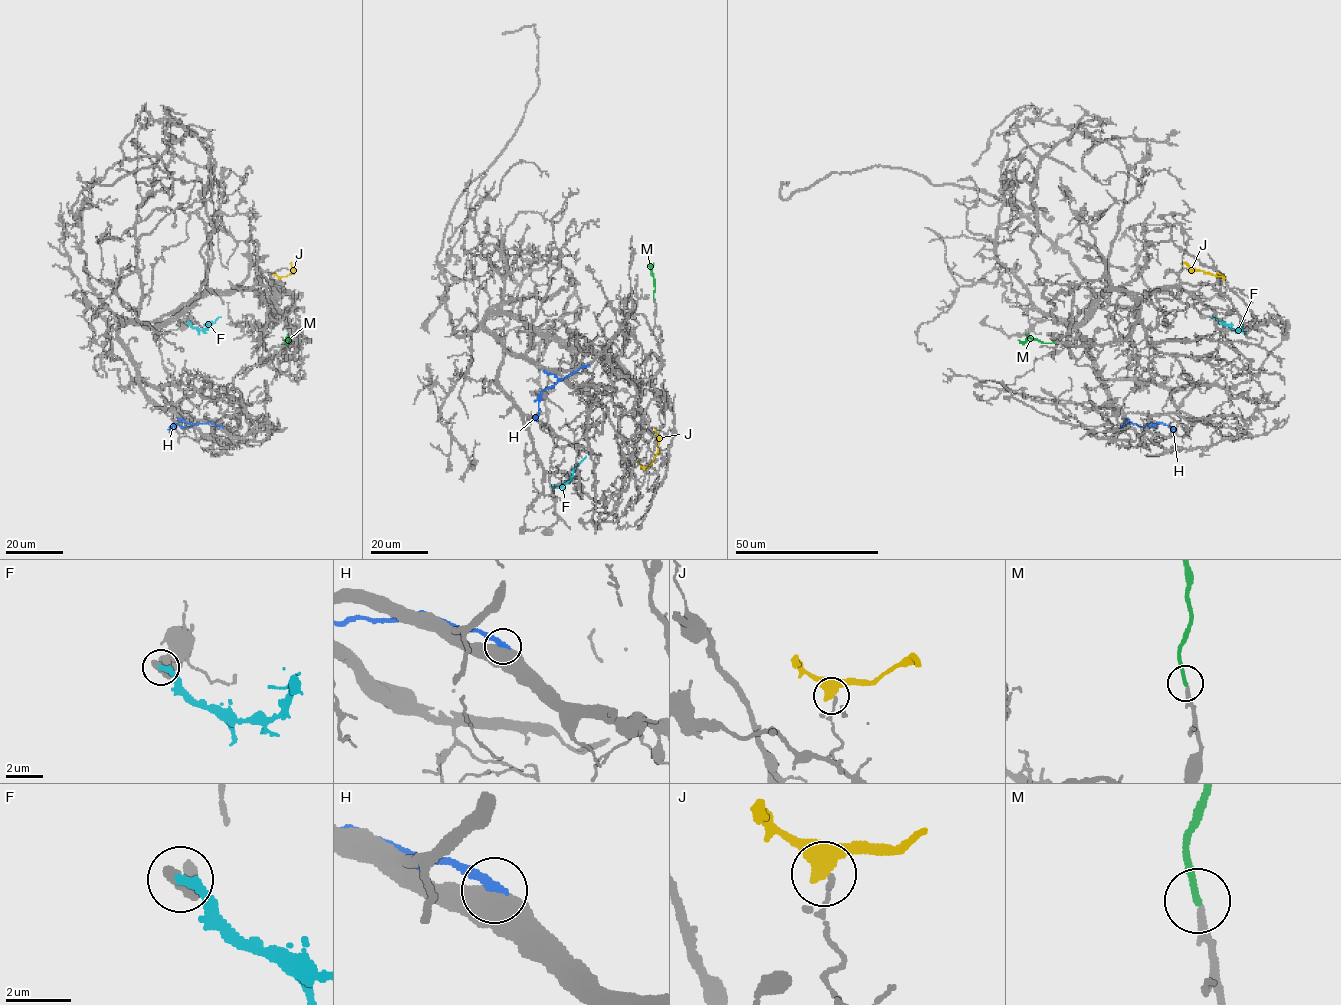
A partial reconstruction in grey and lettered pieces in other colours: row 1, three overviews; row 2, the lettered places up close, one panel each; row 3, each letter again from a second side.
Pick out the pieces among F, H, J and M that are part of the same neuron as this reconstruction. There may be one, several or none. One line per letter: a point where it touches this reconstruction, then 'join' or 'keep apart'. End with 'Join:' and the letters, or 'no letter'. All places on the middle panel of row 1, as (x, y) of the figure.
F: contact (552, 485); keep apart
H: contact (587, 365); keep apart
J: contact (644, 468); keep apart
M: contact (654, 298); join
Join: M

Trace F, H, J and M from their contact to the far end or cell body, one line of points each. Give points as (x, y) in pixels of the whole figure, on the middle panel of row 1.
F: (552, 486), (566, 483), (586, 456)
H: (587, 365), (540, 392), (539, 414), (535, 418)
J: (644, 468), (657, 452), (657, 428)
M: (654, 299), (653, 263)

